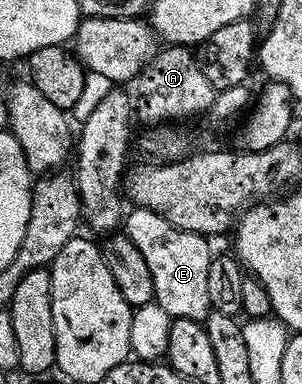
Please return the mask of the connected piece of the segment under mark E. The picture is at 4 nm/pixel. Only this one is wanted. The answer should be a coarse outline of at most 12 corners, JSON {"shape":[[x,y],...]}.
{"shape":[[133,207],[122,232],[169,318],[213,311],[209,237]]}

